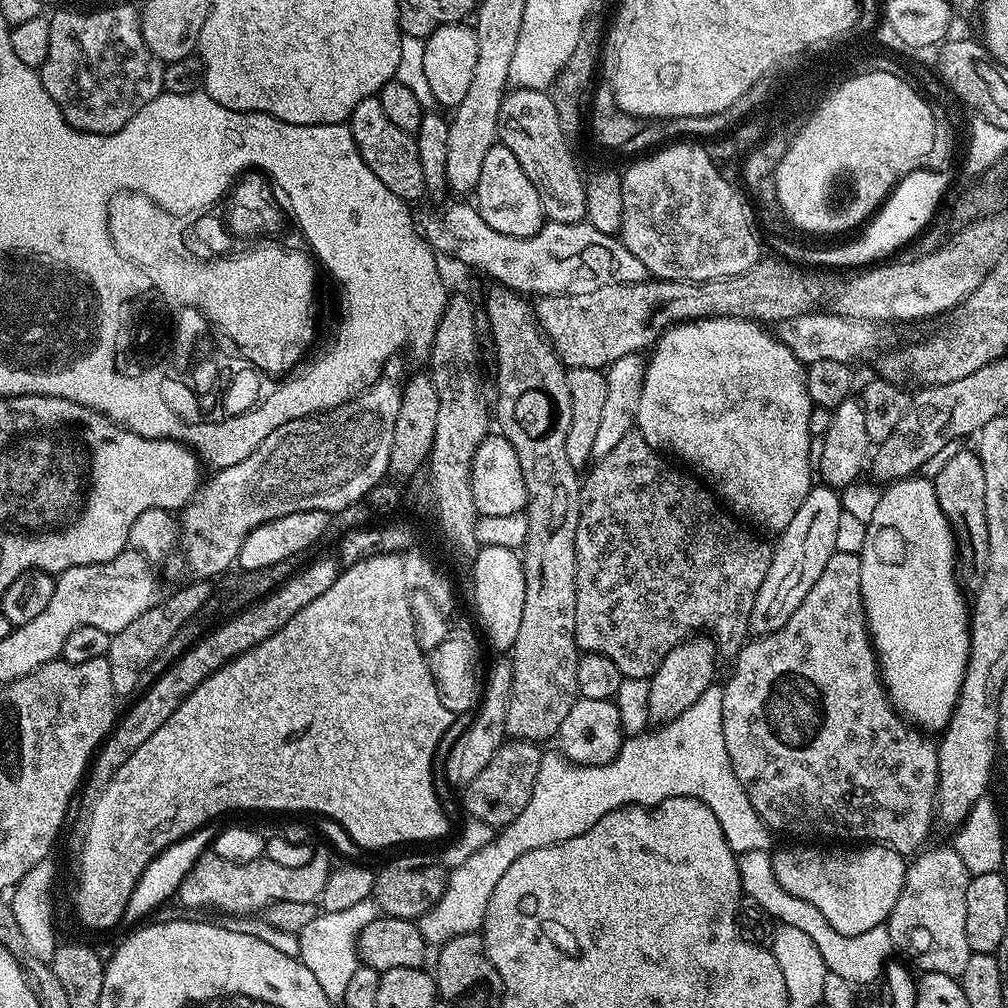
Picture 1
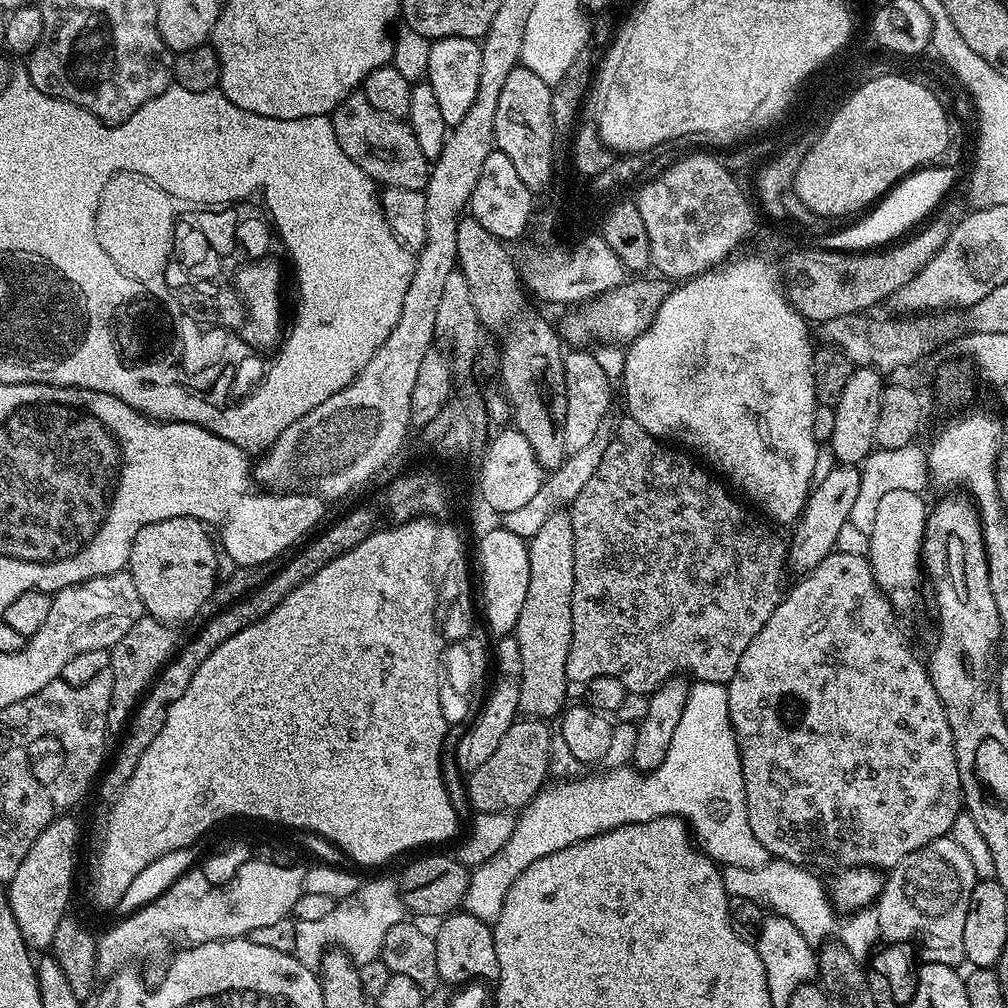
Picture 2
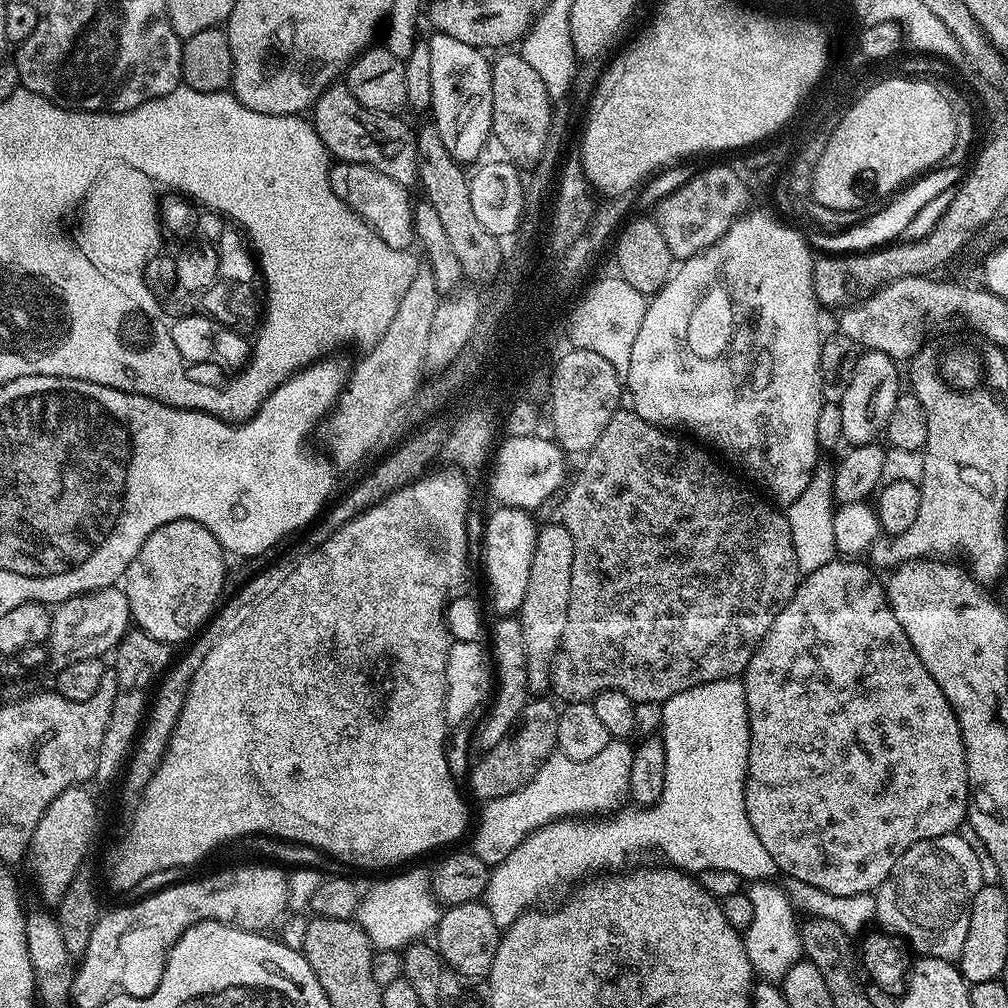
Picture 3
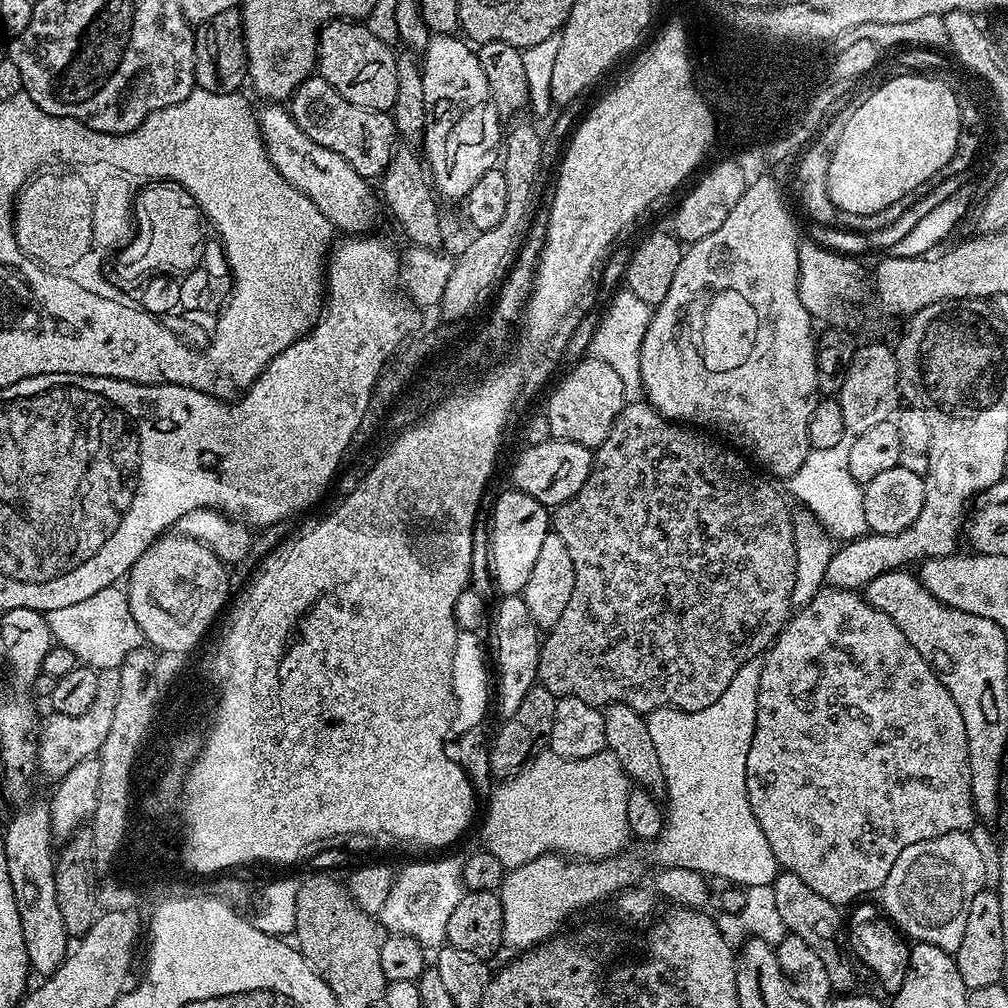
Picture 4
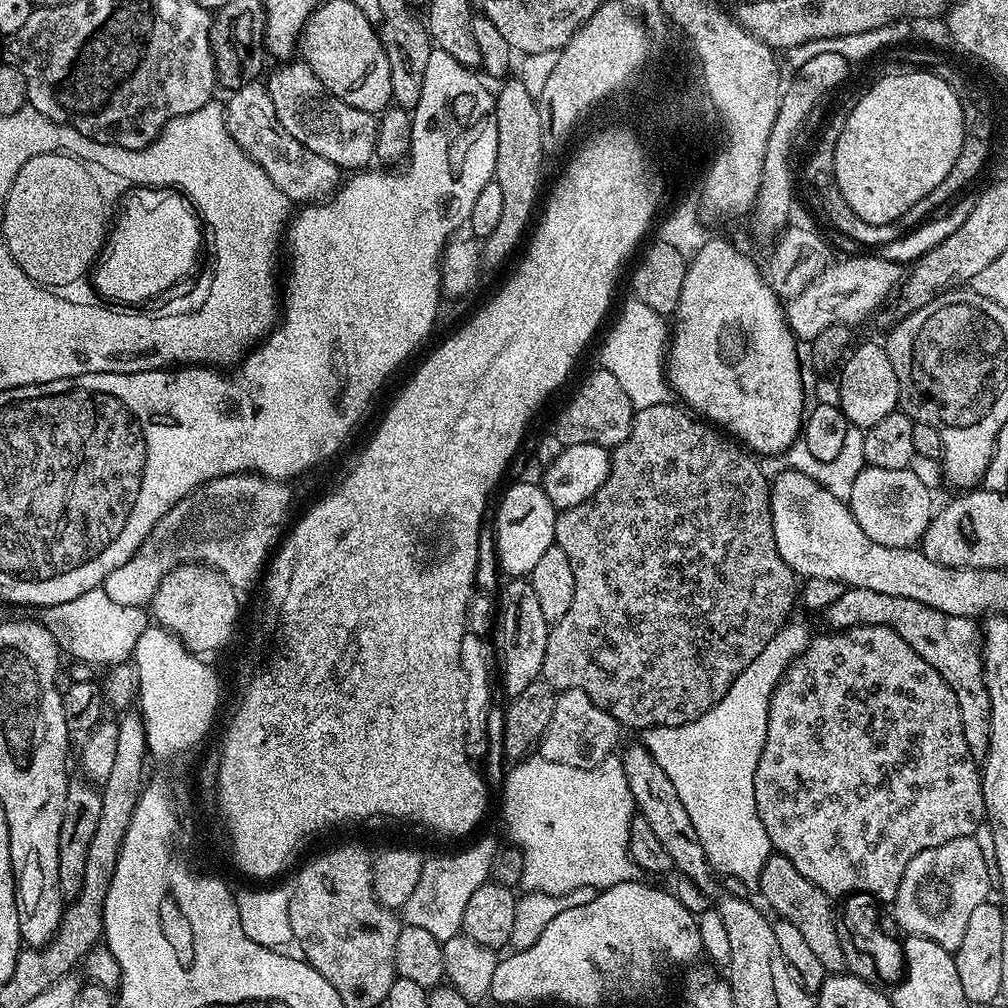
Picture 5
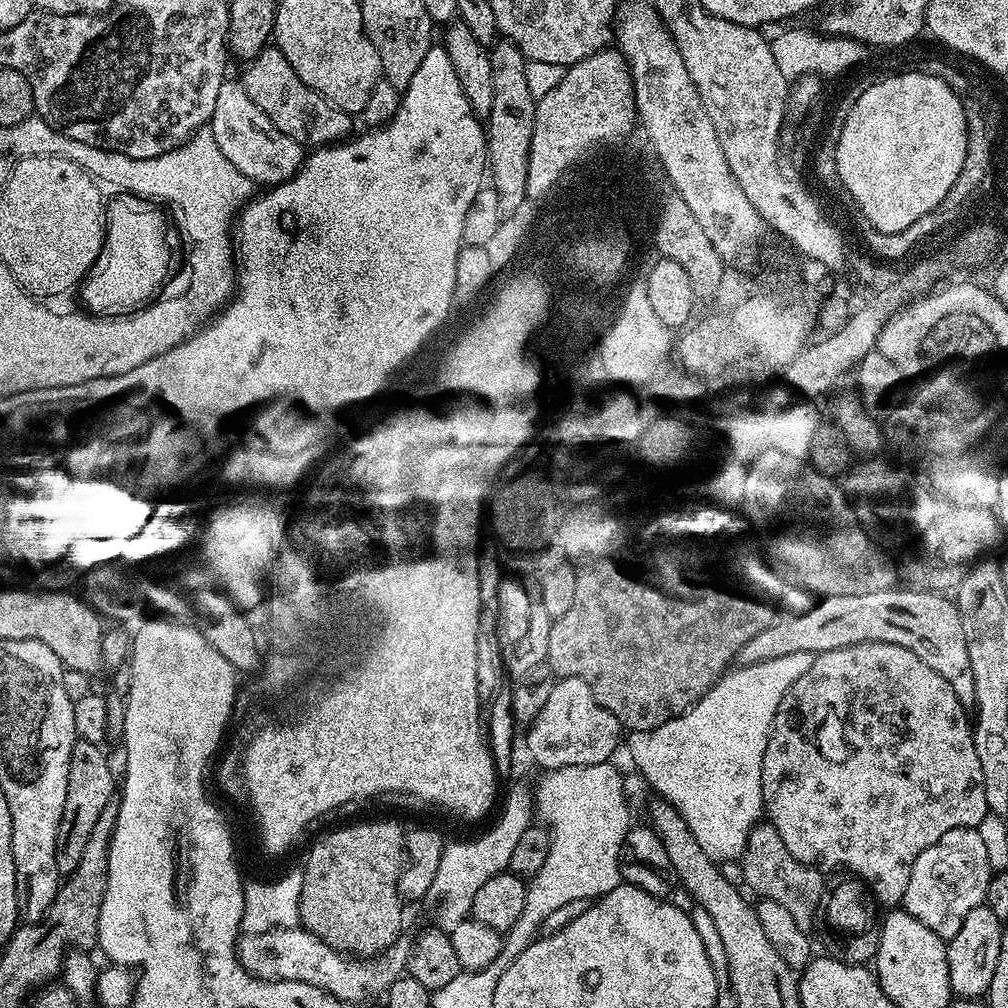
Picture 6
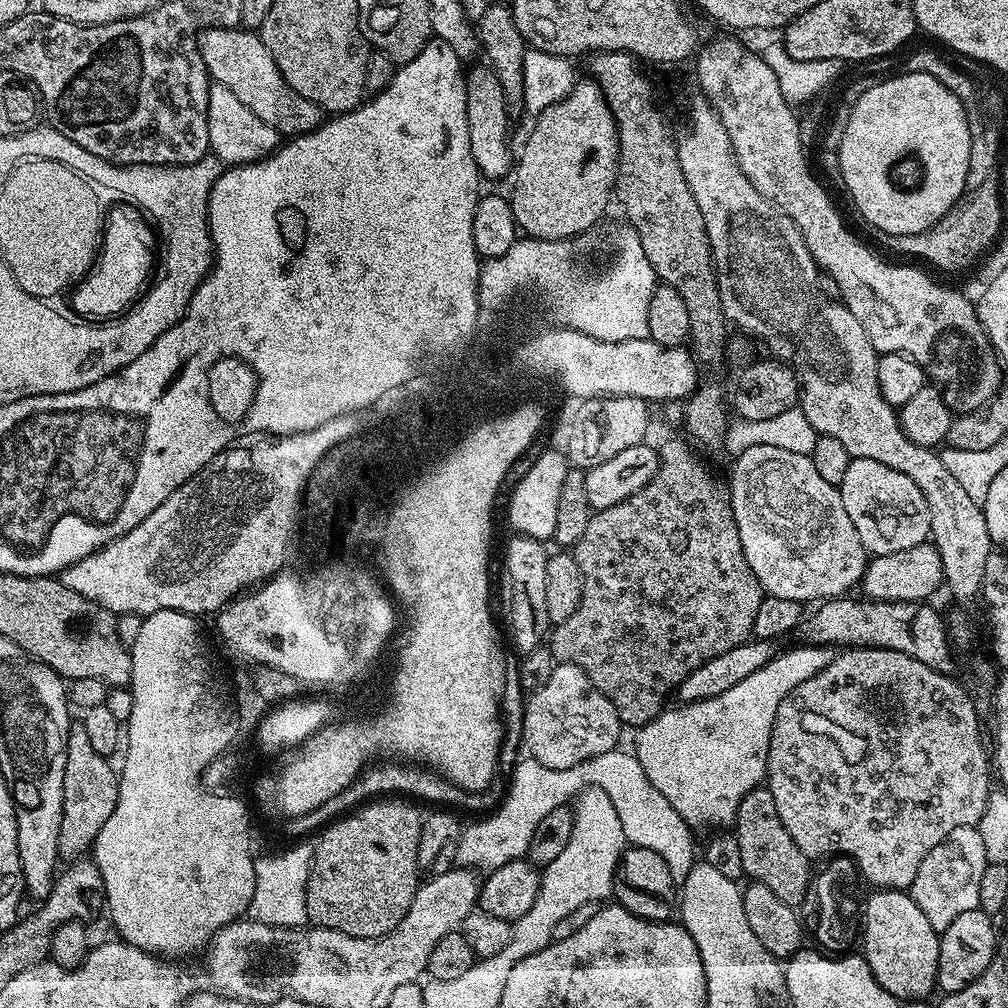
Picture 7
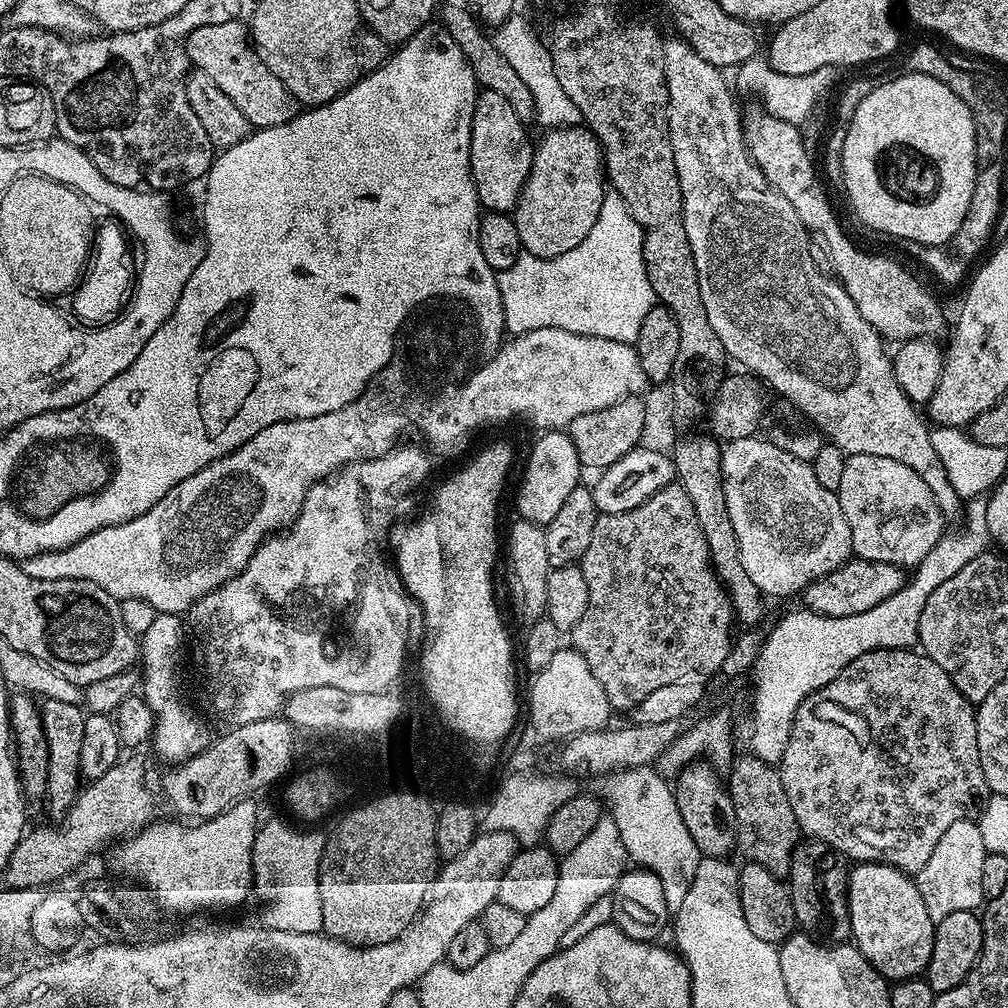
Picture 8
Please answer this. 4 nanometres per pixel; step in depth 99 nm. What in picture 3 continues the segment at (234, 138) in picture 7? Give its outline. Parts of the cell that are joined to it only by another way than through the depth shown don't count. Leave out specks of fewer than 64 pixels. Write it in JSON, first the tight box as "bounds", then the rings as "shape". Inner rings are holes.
{"bounds":[330,162,415,249],"shape":[[[343,162],[333,165],[330,170],[332,189],[339,197],[346,200],[348,206],[363,218],[364,221],[378,234],[380,238],[392,249],[409,249],[415,241],[415,232],[412,226],[412,197],[410,198],[409,189],[392,178],[382,174],[381,171],[374,170],[365,164]]]}

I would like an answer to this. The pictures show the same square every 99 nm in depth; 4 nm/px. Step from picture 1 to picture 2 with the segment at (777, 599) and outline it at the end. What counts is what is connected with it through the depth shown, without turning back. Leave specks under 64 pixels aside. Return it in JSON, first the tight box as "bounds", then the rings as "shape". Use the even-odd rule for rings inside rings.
{"bounds":[788,463,862,574],"shape":[[[837,463],[834,470],[830,470],[830,474],[826,474],[826,479],[822,482],[815,482],[814,487],[808,497],[808,505],[804,507],[798,523],[795,525],[796,537],[790,540],[788,550],[788,564],[796,567],[800,574],[807,574],[814,566],[818,566],[818,562],[822,562],[822,558],[826,558],[836,547],[836,539],[841,527],[848,523],[848,515],[854,506],[854,501],[858,495],[858,485],[862,482],[860,477],[860,469],[855,464]]]}

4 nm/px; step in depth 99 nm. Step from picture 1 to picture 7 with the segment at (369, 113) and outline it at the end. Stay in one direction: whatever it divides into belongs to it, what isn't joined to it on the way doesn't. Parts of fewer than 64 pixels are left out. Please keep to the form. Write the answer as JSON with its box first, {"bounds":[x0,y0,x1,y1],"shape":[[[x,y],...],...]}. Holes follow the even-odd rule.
{"bounds":[198,26,326,137],"shape":[[[243,26],[206,28],[200,33],[198,39],[202,62],[206,62],[209,77],[213,81],[221,83],[222,86],[229,87],[243,106],[248,106],[254,114],[258,114],[263,122],[272,126],[281,137],[301,136],[307,132],[312,132],[324,123],[326,119],[324,109],[318,107],[314,102],[310,102],[310,98],[302,98],[302,94],[298,94],[298,90],[294,90],[294,86],[290,86],[290,82],[286,82],[286,78],[282,78],[282,70],[278,70],[278,66],[274,62],[274,54],[270,54],[270,50],[266,50],[262,38],[255,31]]]}

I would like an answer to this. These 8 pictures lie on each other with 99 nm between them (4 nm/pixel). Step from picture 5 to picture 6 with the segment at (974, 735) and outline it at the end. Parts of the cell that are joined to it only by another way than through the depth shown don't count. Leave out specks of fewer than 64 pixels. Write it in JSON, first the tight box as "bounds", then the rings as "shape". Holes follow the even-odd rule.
{"bounds":[738,586,975,706],"shape":[[[897,586],[877,590],[875,594],[838,594],[817,599],[815,606],[806,610],[806,614],[777,619],[770,626],[766,626],[762,634],[750,638],[750,642],[742,646],[738,660],[741,665],[757,664],[770,662],[770,658],[782,658],[785,654],[815,654],[826,650],[842,650],[846,646],[858,646],[862,642],[890,642],[894,646],[910,650],[910,654],[918,654],[918,658],[922,658],[922,662],[926,662],[930,670],[942,674],[942,678],[950,682],[950,690],[958,694],[958,702],[966,706],[975,705],[974,670],[970,670],[970,654],[966,654],[966,633],[962,630],[960,612],[947,595],[923,588]]]}

